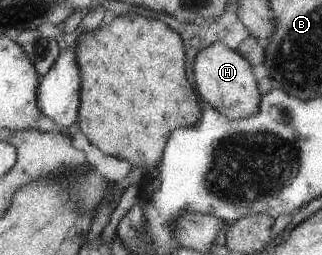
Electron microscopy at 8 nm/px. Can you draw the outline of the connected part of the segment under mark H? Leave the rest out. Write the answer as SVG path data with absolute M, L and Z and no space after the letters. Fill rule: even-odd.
M215 42L197 56L195 69L195 85L202 99L211 102L229 119L250 118L263 110L264 95L259 91L259 81L253 73L253 64L241 51L233 51L223 42Z

